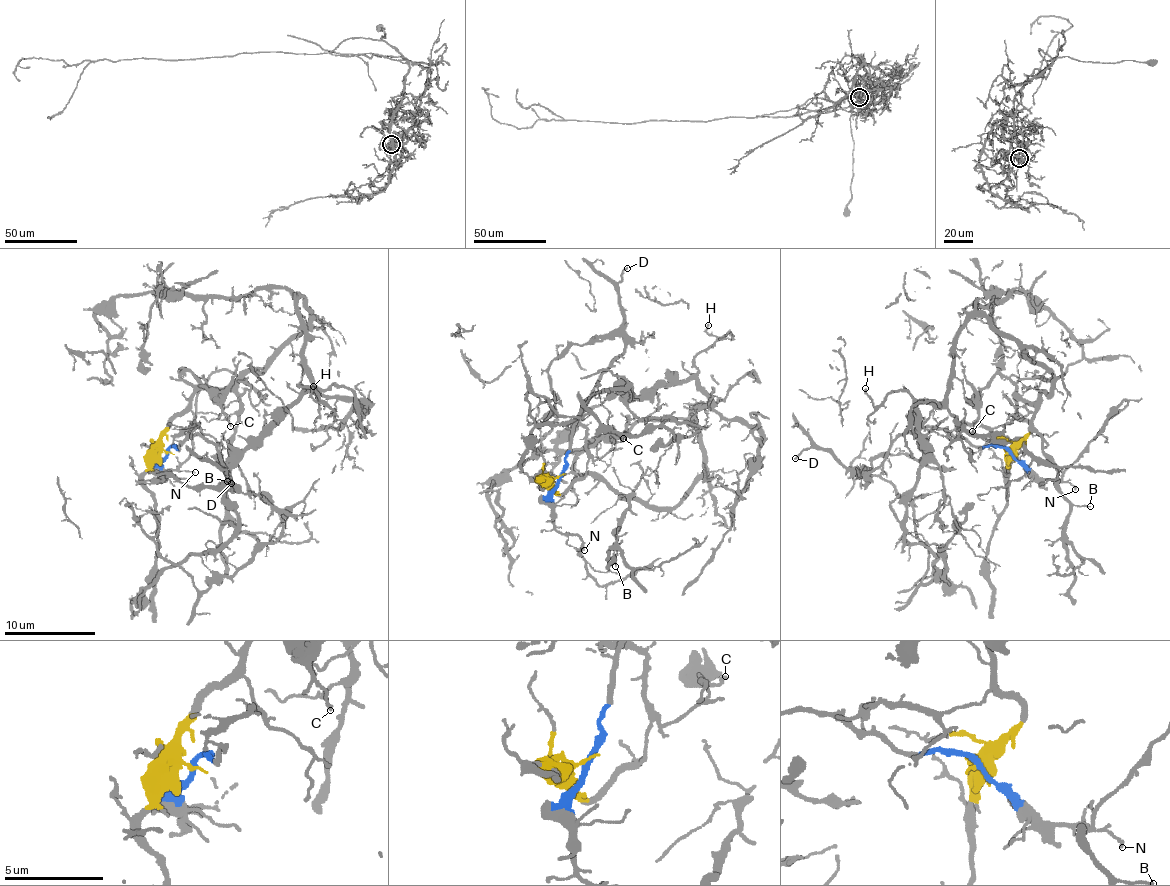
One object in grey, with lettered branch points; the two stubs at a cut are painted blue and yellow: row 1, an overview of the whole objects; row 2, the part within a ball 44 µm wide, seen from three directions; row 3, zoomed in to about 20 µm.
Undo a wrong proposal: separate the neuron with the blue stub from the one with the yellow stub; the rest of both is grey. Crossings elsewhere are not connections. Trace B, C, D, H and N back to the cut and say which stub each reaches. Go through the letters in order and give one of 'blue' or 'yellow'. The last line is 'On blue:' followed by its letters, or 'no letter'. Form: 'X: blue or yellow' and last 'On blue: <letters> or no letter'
B: yellow
C: yellow
D: blue
H: yellow
N: blue
On blue: D, N

